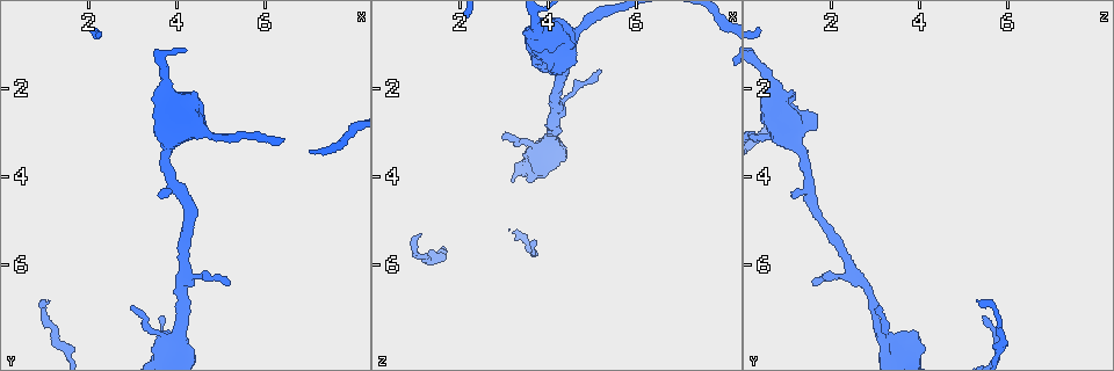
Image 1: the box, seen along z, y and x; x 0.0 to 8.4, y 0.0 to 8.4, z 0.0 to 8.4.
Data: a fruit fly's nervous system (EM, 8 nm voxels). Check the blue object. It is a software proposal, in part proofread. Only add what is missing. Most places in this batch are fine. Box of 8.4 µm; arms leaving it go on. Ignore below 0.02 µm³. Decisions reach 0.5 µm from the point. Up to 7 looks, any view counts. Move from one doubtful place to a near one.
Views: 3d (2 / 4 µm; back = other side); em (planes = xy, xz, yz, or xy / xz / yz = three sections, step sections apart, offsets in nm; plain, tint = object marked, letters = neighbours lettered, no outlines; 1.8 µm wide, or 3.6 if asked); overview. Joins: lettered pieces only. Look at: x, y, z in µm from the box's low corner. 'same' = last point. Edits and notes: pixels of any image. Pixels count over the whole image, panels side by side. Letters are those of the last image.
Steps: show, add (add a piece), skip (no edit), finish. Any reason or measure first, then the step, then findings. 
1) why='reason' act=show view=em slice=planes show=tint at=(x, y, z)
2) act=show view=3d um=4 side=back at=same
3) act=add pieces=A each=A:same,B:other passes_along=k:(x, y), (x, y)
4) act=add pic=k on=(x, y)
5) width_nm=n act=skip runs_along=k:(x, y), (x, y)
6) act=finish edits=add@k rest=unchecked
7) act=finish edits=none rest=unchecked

why='branch stops here' act=show view=em slice=planes show=letters at=(3.60, 4.40, 1.20)

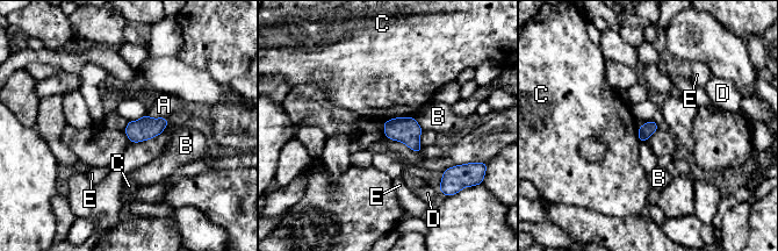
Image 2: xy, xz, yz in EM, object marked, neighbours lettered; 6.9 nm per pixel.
act=skip each=A:other,B:other,C:other,D:other,E:other border=2:(412, 115), (388, 119), (383, 122) found='no lettered piece goes on from it'

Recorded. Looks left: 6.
why='thin end' act=show view=em slice=planes show=plain at=(3.00, 6.95, 3.15)

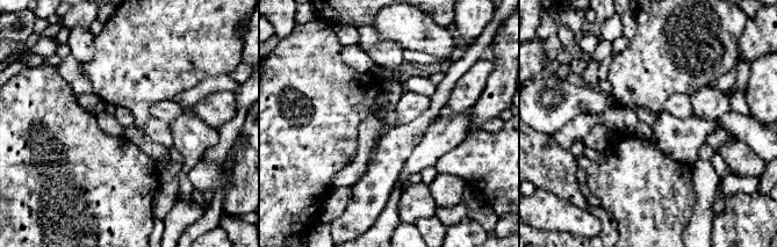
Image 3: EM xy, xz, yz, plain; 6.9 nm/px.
why='what lies round it' act=show view=em slice=planes show=letters at=same

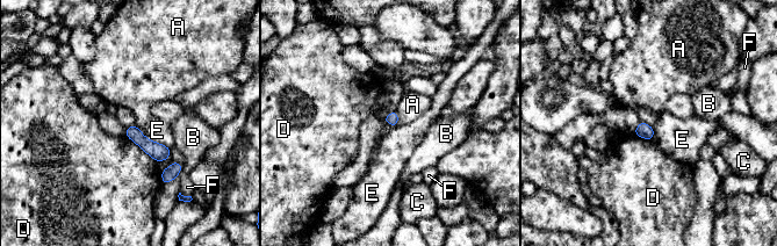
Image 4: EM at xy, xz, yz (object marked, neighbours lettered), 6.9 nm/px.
act=skip each=A:other,B:other,C:other,D:other,E:other,F:other border=4:(134, 124), (149, 138), (170, 147) found='no lettered piece goes on from it'

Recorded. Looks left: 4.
act=show view=em slice=yz step=16 show=letters at=(5.25, 6.45, 1.65)

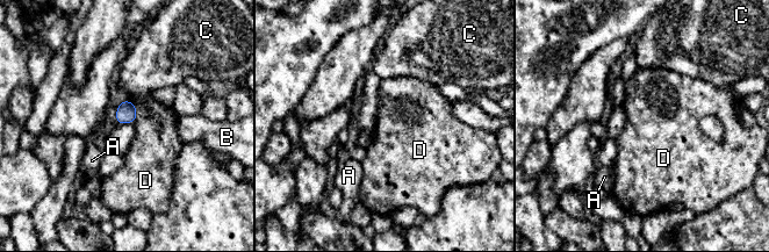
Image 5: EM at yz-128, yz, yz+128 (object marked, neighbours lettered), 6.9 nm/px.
width_nm=140 act=skip each=A:other,B:other,C:other,D:other border=5:(124, 99), (135, 106), (135, 121) found='no lettered piece goes on from it'

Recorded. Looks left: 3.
act=finish edits=none rest=unchecked

